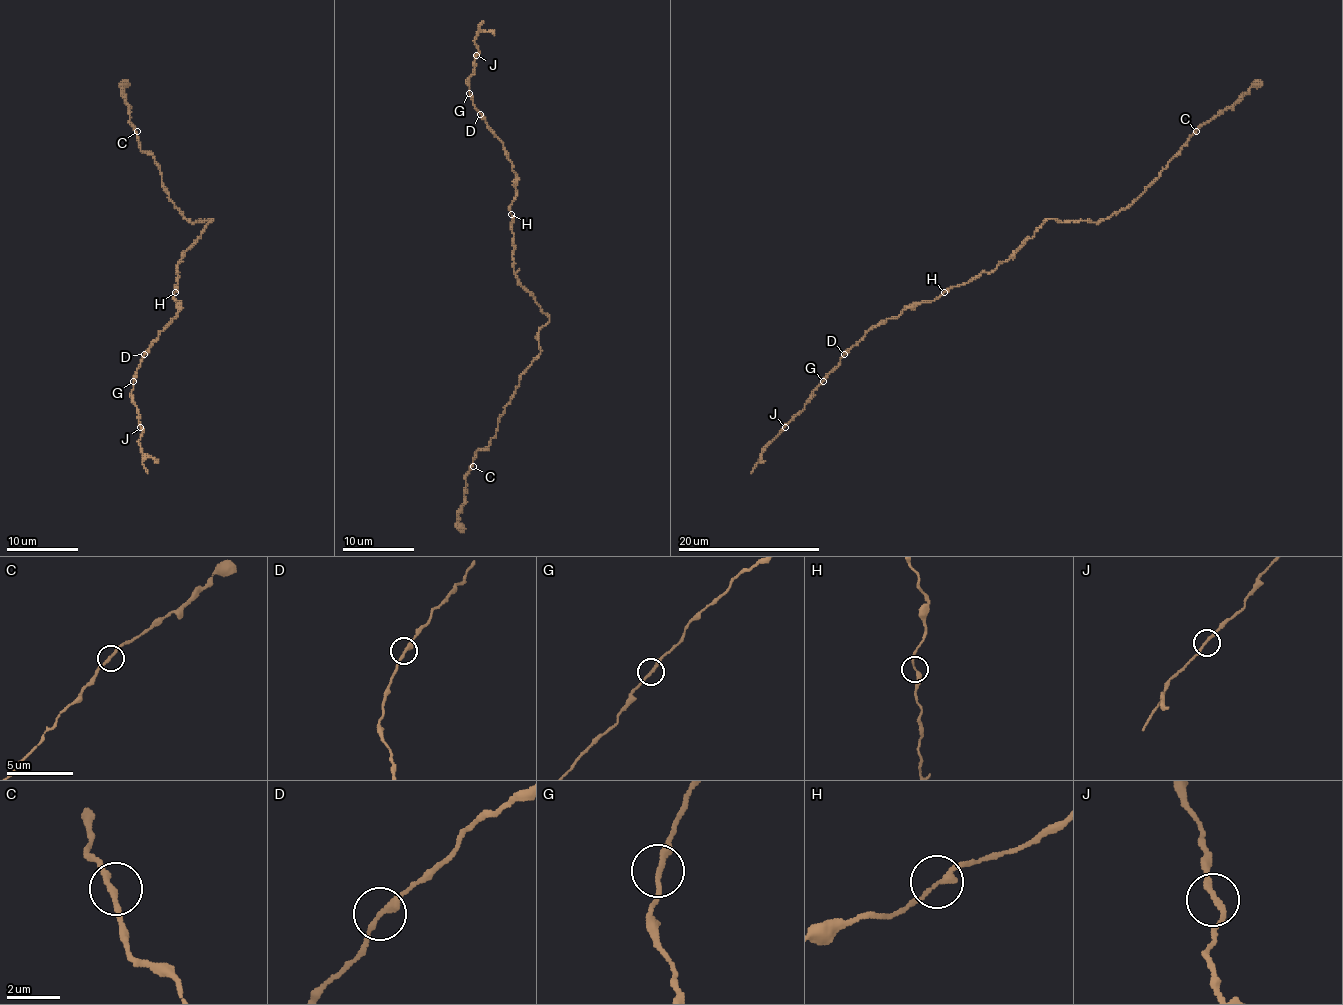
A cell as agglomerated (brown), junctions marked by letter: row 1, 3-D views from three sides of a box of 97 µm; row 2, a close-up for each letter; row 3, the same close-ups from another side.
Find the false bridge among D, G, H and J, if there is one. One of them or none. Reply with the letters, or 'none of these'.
none of these

